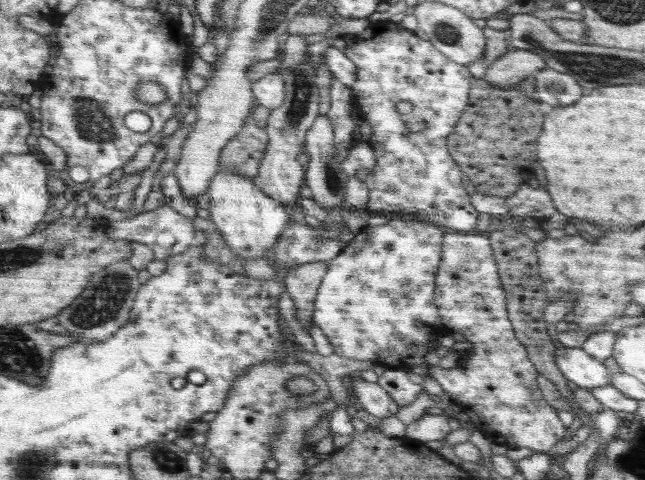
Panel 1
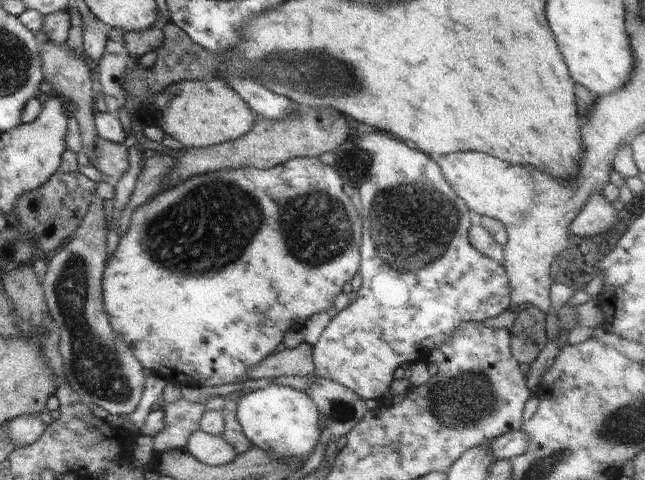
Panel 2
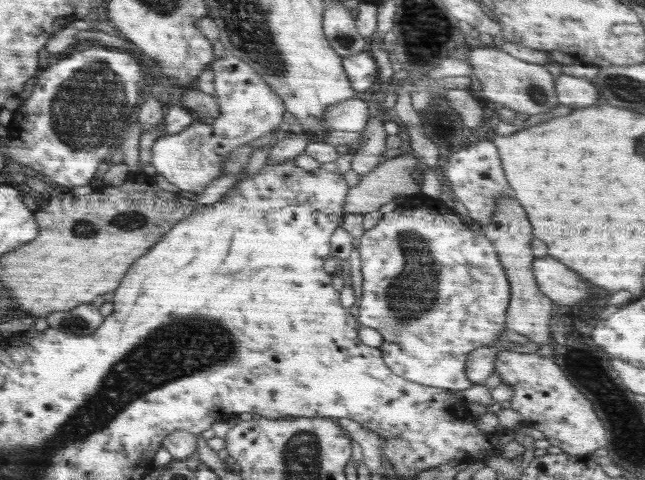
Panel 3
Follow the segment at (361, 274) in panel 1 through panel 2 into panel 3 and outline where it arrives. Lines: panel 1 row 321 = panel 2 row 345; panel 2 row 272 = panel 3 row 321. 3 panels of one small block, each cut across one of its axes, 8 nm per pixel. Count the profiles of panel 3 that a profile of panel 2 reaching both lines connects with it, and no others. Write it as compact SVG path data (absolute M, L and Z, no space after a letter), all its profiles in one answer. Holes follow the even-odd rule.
M421 196L421 199L414 206L396 207L394 211L382 215L378 224L372 229L364 231L360 236L360 244L357 248L360 253L360 266L362 272L362 298L358 311L358 322L362 327L375 328L382 335L383 342L379 346L386 366L397 375L417 382L424 386L448 390L466 390L474 384L469 382L465 373L466 359L471 352L491 346L495 340L507 329L506 313L510 301L510 287L504 267L499 263L498 253L495 252L494 245L484 236L484 233L472 226L470 222L462 220L462 216L456 215L451 205L446 205L443 199L433 199Z

